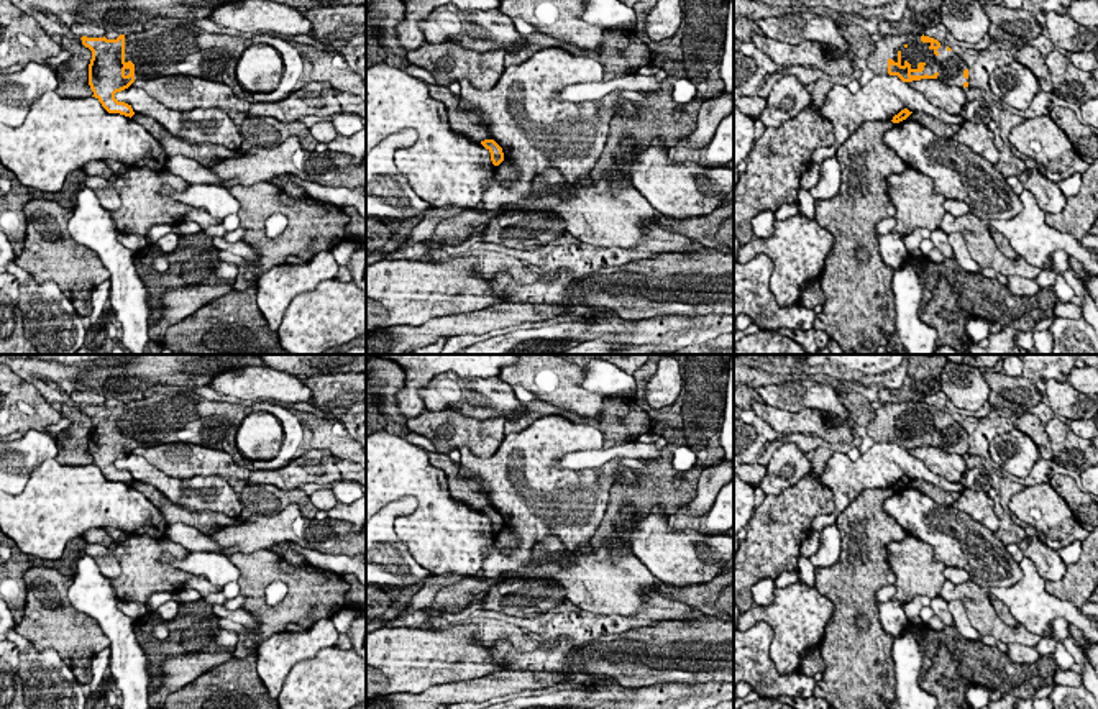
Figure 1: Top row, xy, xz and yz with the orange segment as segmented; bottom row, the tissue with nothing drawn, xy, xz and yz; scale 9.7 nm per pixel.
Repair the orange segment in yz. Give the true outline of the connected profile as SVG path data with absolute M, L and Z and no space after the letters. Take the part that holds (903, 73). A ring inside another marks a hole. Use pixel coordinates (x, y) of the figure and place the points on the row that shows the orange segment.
M922 33L885 34L867 59L875 75L898 75L903 82L937 79L968 87L968 66L945 44Z

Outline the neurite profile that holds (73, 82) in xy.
M62 36L59 43L64 51L69 51L72 57L66 62L67 69L57 77L57 89L54 90L59 97L66 98L87 98L94 92L89 85L89 64L92 51L80 43L80 38Z

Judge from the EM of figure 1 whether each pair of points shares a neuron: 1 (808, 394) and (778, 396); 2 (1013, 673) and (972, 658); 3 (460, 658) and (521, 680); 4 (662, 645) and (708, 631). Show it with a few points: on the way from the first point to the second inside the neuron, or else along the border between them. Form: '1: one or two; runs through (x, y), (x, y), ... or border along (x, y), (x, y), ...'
1: one; runs through (801, 394), (785, 396)
2: one; runs through (1003, 673), (982, 665)
3: two; border along (504, 668), (457, 680)
4: one; runs through (673, 645), (693, 645), (696, 642)

